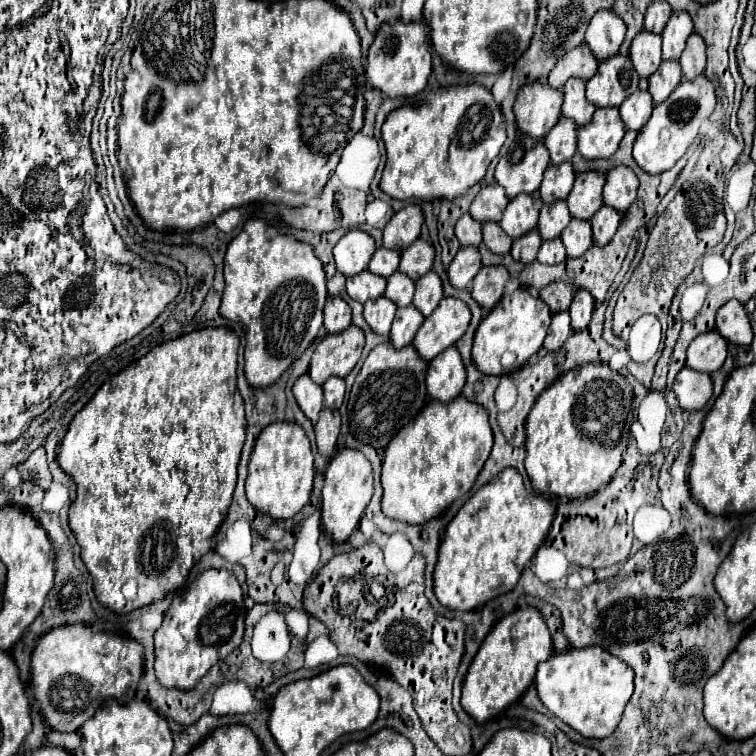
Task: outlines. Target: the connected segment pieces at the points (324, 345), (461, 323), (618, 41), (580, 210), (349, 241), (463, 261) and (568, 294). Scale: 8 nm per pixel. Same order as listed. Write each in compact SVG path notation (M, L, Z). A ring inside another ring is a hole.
M350 325L338 335L326 335L316 345L308 375L318 385L322 385L332 375L346 377L358 363L362 349L364 349L364 331L356 325Z
M444 297L434 313L424 319L418 329L412 345L424 357L424 361L432 361L440 351L454 345L468 329L470 309L464 301L454 297Z
M598 11L590 19L586 31L586 43L598 59L608 59L618 53L626 35L624 21L612 11Z
M584 171L576 175L574 187L566 199L572 217L590 219L604 203L602 189L606 183L606 175L600 171Z
M348 231L336 245L334 249L334 259L336 259L336 269L350 277L358 275L360 271L368 269L368 261L376 251L374 239L364 233L364 231Z
M460 247L460 251L456 253L454 261L448 267L450 283L456 289L466 289L470 281L476 277L476 273L480 271L480 267L482 263L480 263L478 247Z
M556 281L556 283L540 289L540 299L550 307L552 313L566 311L572 303L572 297L574 297L574 287L564 281Z

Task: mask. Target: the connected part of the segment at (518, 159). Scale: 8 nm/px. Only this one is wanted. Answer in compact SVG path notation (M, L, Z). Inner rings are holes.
M520 135L498 161L496 183L506 191L508 199L514 199L518 193L534 193L548 163L550 157L542 139Z

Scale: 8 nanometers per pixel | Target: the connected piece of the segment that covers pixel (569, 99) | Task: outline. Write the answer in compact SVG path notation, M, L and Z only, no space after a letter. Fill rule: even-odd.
M578 77L568 79L562 89L564 91L562 115L574 119L578 127L586 125L592 119L592 113L596 111L596 107L584 97L584 89L586 89L586 81L582 81Z

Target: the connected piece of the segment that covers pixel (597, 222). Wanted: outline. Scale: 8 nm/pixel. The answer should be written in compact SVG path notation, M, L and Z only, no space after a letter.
M604 205L592 219L590 219L590 223L592 223L592 233L594 233L594 243L598 243L598 245L606 245L612 237L614 237L614 233L616 233L616 229L618 229L618 225L620 225L620 213L616 211L616 209L610 209L608 205Z

